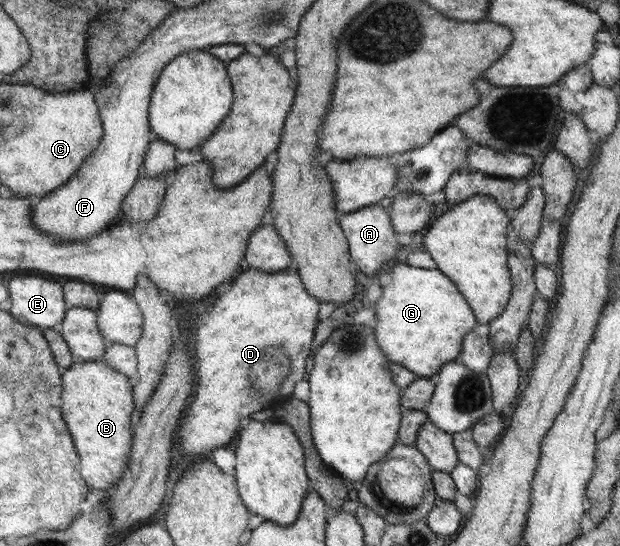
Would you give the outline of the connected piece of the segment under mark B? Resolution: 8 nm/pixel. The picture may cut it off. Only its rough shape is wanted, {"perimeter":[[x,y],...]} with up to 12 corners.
{"perimeter":[[43,328],[62,373],[62,417],[81,476],[112,490],[126,475],[134,411],[128,377],[77,361]]}

